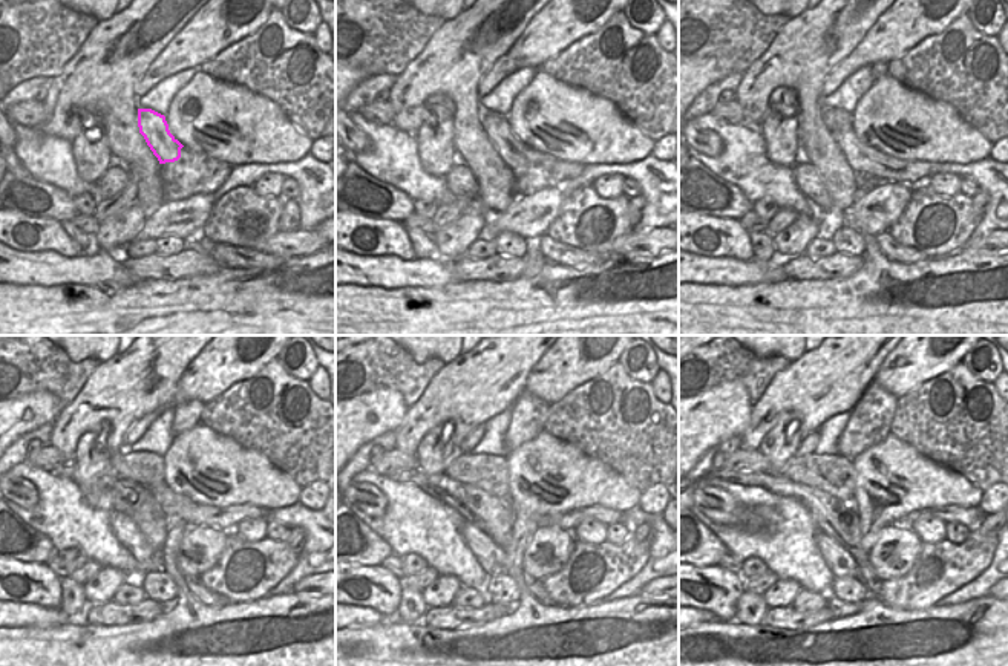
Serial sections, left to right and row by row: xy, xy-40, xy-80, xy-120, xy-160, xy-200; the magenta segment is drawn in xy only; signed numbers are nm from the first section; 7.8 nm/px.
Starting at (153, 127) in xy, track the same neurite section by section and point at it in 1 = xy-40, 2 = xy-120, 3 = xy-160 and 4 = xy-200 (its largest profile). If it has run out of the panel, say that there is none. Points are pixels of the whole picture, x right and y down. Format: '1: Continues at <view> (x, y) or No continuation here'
1: Continues at xy-40 (518, 156)
2: Continues at xy-120 (176, 507)
3: Continues at xy-160 (567, 521)
4: Continues at xy-200 (970, 516).

